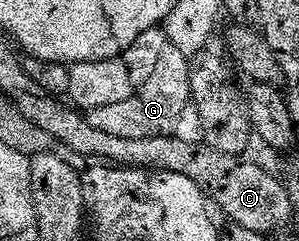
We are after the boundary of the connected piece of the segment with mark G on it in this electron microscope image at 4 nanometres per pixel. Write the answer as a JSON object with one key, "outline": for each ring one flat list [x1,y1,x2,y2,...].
{"outline":[[168,46,161,49,161,57,153,73,145,80,145,85,133,93,133,97,125,97,125,101,116,101,113,105,92,107,86,112,86,119,93,129,101,129,104,133,111,133,113,137,157,137,170,135,180,126,179,118,183,110,188,109,192,102,190,91,190,75,193,72,188,56,181,53,181,49]]}

